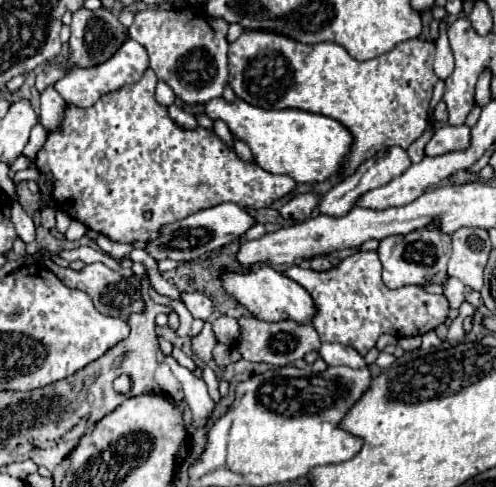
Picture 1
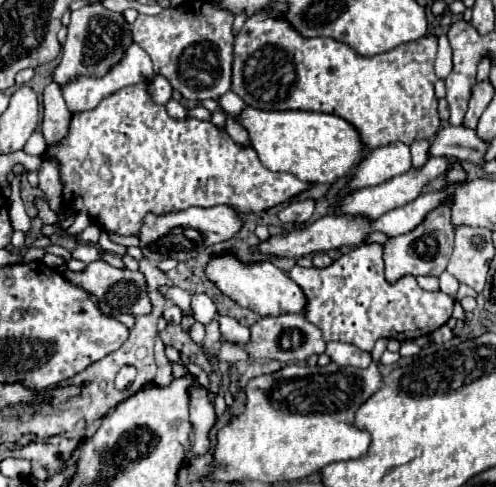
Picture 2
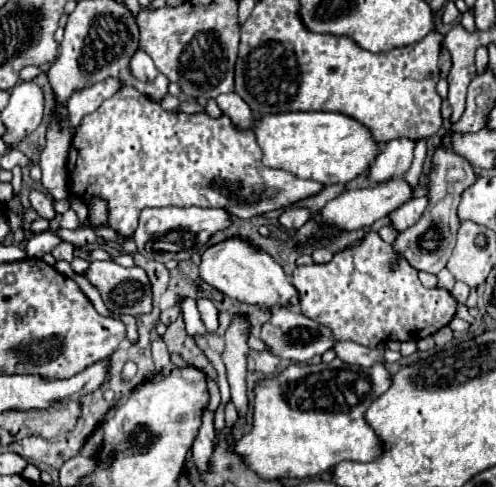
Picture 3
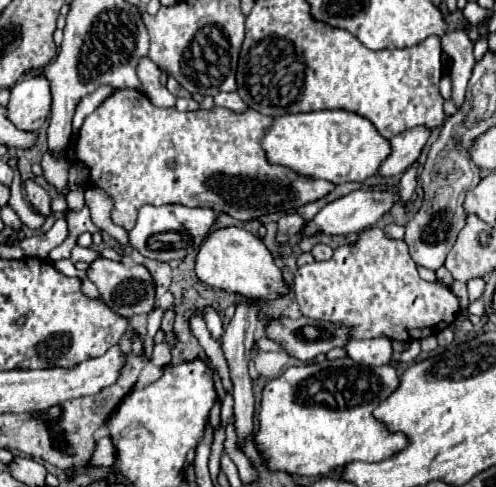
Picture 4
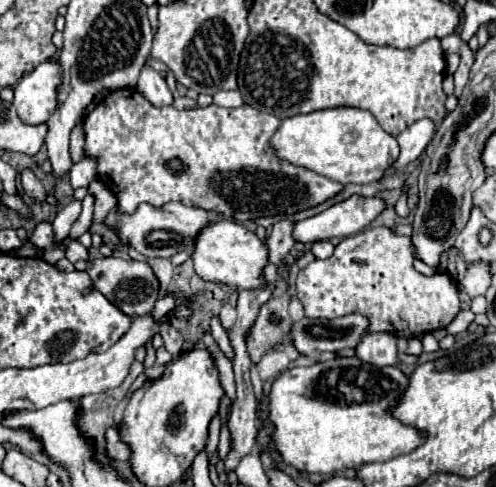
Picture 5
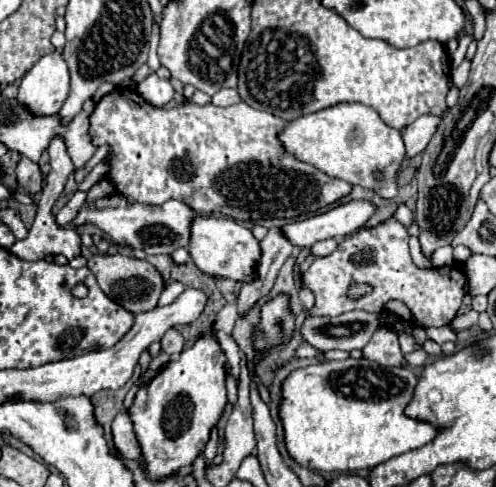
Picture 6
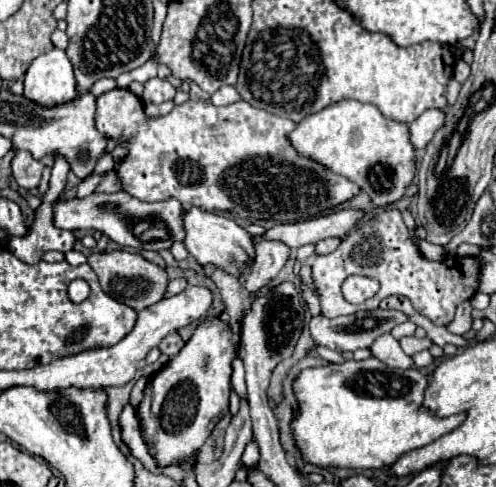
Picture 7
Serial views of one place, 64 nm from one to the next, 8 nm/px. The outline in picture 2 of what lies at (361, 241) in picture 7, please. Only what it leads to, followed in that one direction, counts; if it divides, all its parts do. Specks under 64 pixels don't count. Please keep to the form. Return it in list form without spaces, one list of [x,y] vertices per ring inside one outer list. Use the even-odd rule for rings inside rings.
[[[364,242],[356,248],[352,248],[348,254],[342,254],[338,260],[334,260],[326,268],[294,266],[288,272],[288,276],[306,294],[304,316],[324,332],[326,342],[330,342],[330,340],[350,342],[366,352],[370,352],[374,348],[374,342],[378,338],[404,342],[404,340],[428,336],[450,320],[452,308],[454,308],[454,300],[448,294],[444,294],[440,290],[438,292],[422,290],[414,276],[402,276],[400,280],[396,280],[396,284],[388,284],[388,280],[384,278],[384,246],[376,244],[376,242]]]

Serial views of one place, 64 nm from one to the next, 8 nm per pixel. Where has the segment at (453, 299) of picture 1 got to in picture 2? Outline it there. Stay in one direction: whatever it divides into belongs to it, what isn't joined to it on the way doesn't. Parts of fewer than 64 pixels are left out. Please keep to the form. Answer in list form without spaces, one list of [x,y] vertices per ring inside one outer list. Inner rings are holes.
[[[442,272],[442,274],[440,274],[440,290],[454,298],[454,294],[456,294],[456,290],[458,290],[458,280],[456,280],[452,274]]]

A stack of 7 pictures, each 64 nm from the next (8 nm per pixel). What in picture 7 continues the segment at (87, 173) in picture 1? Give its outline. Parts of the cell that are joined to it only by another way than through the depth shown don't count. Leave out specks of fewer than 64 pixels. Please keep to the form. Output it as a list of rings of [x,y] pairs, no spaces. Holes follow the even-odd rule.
[[[114,88],[96,98],[96,126],[108,138],[124,142],[126,134],[132,136],[130,152],[118,166],[118,176],[122,188],[138,200],[160,202],[166,198],[178,198],[182,206],[198,206],[202,210],[228,212],[244,220],[276,220],[276,222],[296,222],[314,218],[320,212],[332,210],[356,194],[360,188],[348,178],[334,174],[312,158],[304,158],[296,152],[288,140],[296,122],[280,116],[272,116],[252,104],[240,100],[228,106],[214,106],[210,100],[188,100],[174,106],[168,116],[148,120],[144,116],[142,102],[124,88]]]

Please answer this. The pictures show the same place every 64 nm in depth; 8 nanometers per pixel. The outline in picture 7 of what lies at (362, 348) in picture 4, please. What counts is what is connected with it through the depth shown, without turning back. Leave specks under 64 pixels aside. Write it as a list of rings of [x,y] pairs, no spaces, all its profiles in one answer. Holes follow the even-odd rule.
[[[382,334],[374,340],[372,344],[372,356],[376,356],[378,360],[382,360],[384,364],[388,364],[390,368],[402,368],[408,370],[414,366],[414,360],[404,354],[404,350],[400,348],[398,340],[392,334]]]

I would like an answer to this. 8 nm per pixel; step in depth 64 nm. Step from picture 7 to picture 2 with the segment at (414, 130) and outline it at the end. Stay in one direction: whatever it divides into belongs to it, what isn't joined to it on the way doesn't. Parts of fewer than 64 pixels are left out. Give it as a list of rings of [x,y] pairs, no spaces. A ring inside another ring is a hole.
[[[388,144],[382,148],[372,150],[352,174],[350,184],[344,188],[346,192],[378,186],[390,178],[396,178],[410,170],[410,146],[408,144]]]

